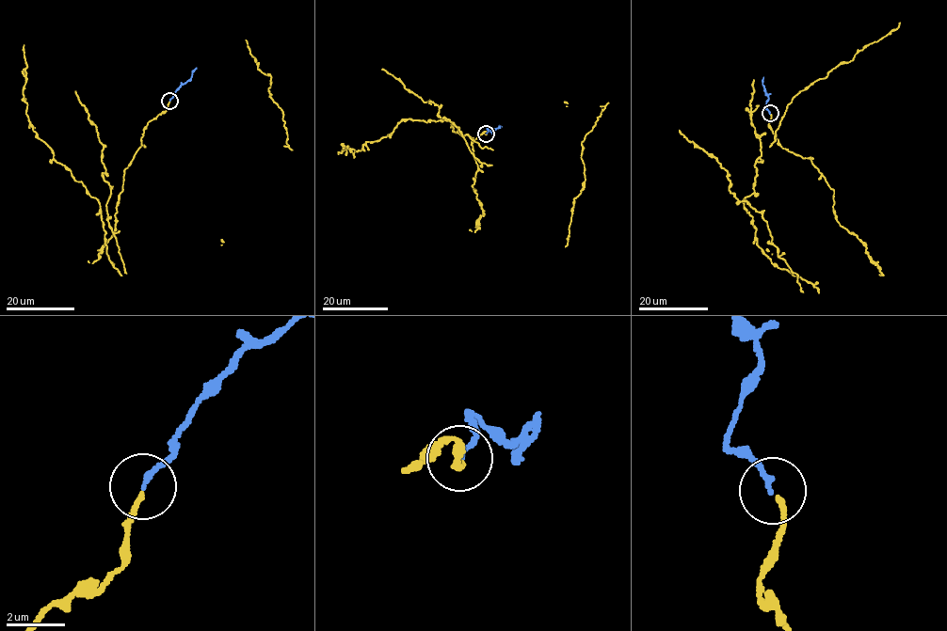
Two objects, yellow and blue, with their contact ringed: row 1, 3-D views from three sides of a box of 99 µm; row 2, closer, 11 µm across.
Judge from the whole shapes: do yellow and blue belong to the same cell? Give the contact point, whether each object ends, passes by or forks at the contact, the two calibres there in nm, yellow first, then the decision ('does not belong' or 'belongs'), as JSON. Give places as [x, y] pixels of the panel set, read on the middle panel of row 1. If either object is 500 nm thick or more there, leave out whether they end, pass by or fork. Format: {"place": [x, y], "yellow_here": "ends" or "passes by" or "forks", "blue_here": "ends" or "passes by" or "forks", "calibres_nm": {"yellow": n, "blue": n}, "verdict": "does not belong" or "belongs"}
{"place": [486, 134], "yellow_here": "ends", "blue_here": "ends", "calibres_nm": {"yellow": 160, "blue": 170}, "verdict": "belongs"}

